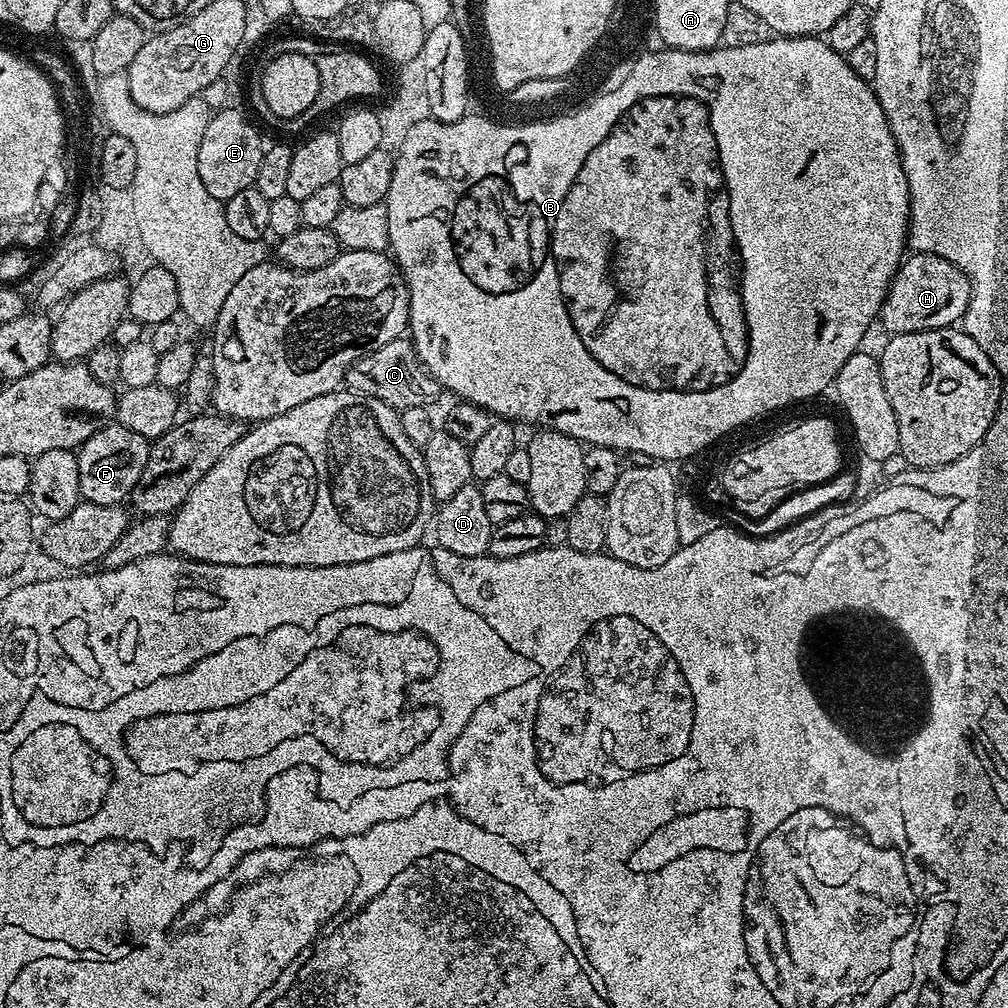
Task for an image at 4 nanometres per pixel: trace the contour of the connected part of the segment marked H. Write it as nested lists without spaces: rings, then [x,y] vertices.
[[[912,252],[900,261],[900,269],[880,307],[878,324],[894,336],[950,328],[963,321],[969,302],[970,282],[957,264],[938,258],[938,254]]]

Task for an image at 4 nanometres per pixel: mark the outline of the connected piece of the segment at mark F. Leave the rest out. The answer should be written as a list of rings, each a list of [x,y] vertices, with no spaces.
[[[108,423],[97,427],[93,436],[75,453],[78,486],[81,497],[89,504],[123,505],[135,490],[138,478],[142,478],[150,442],[142,434],[134,434],[134,430],[126,430],[126,426]]]

